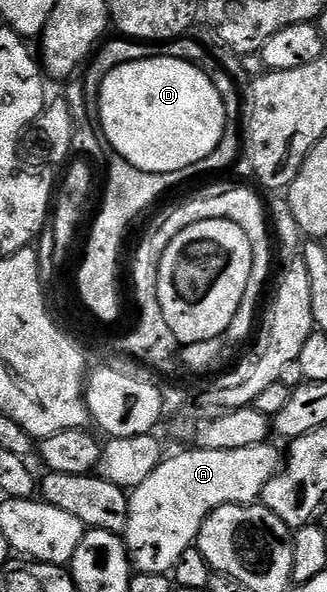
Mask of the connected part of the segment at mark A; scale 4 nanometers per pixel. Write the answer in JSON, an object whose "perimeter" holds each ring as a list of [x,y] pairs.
{"perimeter":[[[272,444],[256,445],[255,447],[239,447],[239,451],[211,451],[210,449],[186,448],[186,453],[177,453],[174,457],[166,456],[129,493],[129,510],[125,523],[123,540],[129,552],[130,566],[137,573],[172,574],[175,563],[183,551],[194,548],[201,524],[224,505],[247,505],[260,498],[261,491],[279,468],[279,453],[272,449]]]}

